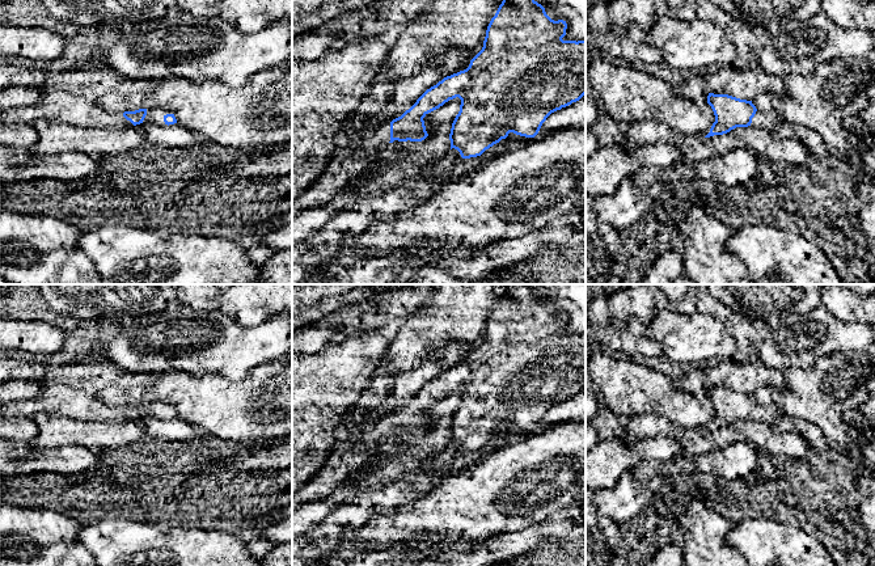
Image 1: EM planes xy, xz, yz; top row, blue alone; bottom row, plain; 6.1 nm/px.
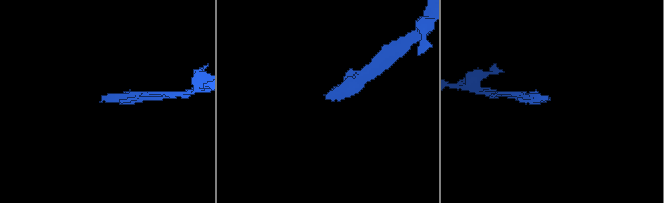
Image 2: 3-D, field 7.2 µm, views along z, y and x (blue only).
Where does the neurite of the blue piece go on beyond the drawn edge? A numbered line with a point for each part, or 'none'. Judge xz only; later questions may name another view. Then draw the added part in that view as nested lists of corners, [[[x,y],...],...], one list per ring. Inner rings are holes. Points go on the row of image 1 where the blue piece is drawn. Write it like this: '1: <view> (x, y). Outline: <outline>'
1: xz (380, 139). Outline: [[[390,122],[384,123],[376,131],[363,139],[363,140],[355,140],[352,143],[352,147],[355,149],[362,149],[367,155],[377,155],[382,148],[388,147],[390,142]]]

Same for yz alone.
1: yz (761, 119). Outline: [[[757,110],[752,118],[751,126],[760,127],[762,130],[779,127],[785,119],[778,114],[777,117],[773,113],[764,113]]]

